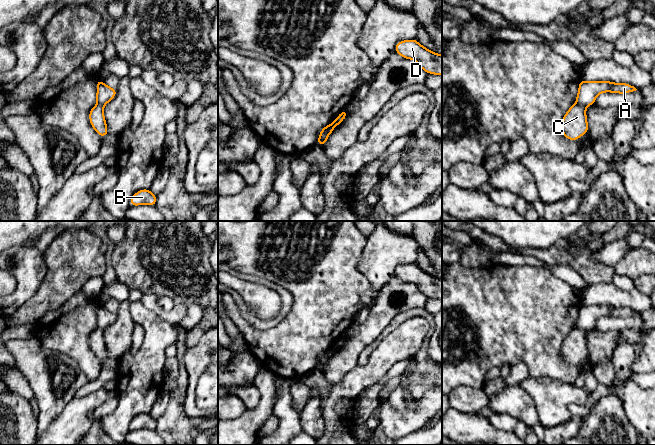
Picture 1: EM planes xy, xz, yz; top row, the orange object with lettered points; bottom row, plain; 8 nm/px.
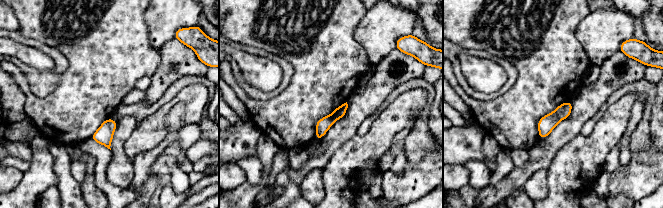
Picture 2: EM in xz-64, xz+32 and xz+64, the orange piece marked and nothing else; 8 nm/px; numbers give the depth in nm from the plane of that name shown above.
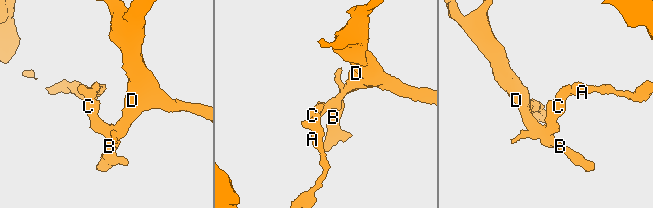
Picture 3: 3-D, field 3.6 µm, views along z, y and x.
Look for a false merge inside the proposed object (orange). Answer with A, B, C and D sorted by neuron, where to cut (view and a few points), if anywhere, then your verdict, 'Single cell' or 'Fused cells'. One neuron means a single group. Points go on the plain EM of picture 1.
Groups: A / B C D. Split along xz (333, 352), (319, 368). Fused cells

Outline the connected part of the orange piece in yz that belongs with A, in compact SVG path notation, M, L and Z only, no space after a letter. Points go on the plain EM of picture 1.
M579 305L576 328L590 330L595 327L596 321L603 316L625 318L637 313L628 307L613 307L610 305Z

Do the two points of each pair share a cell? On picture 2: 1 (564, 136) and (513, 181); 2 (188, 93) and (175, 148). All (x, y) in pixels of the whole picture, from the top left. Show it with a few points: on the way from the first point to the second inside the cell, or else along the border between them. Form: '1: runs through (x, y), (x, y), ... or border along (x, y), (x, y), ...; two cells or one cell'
1: runs through (551, 146), (526, 171); one cell
2: border along (183, 102), (177, 103), (168, 114), (168, 125); two cells

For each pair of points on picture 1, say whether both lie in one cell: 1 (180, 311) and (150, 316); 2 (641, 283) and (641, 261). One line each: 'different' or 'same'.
1: different
2: different

